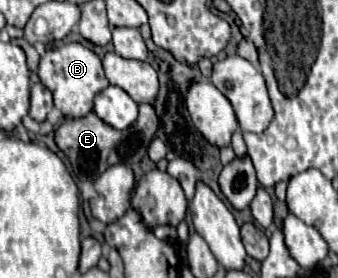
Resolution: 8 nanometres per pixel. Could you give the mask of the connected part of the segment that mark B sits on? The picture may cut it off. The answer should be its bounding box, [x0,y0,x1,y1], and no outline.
[39,43,109,119]

